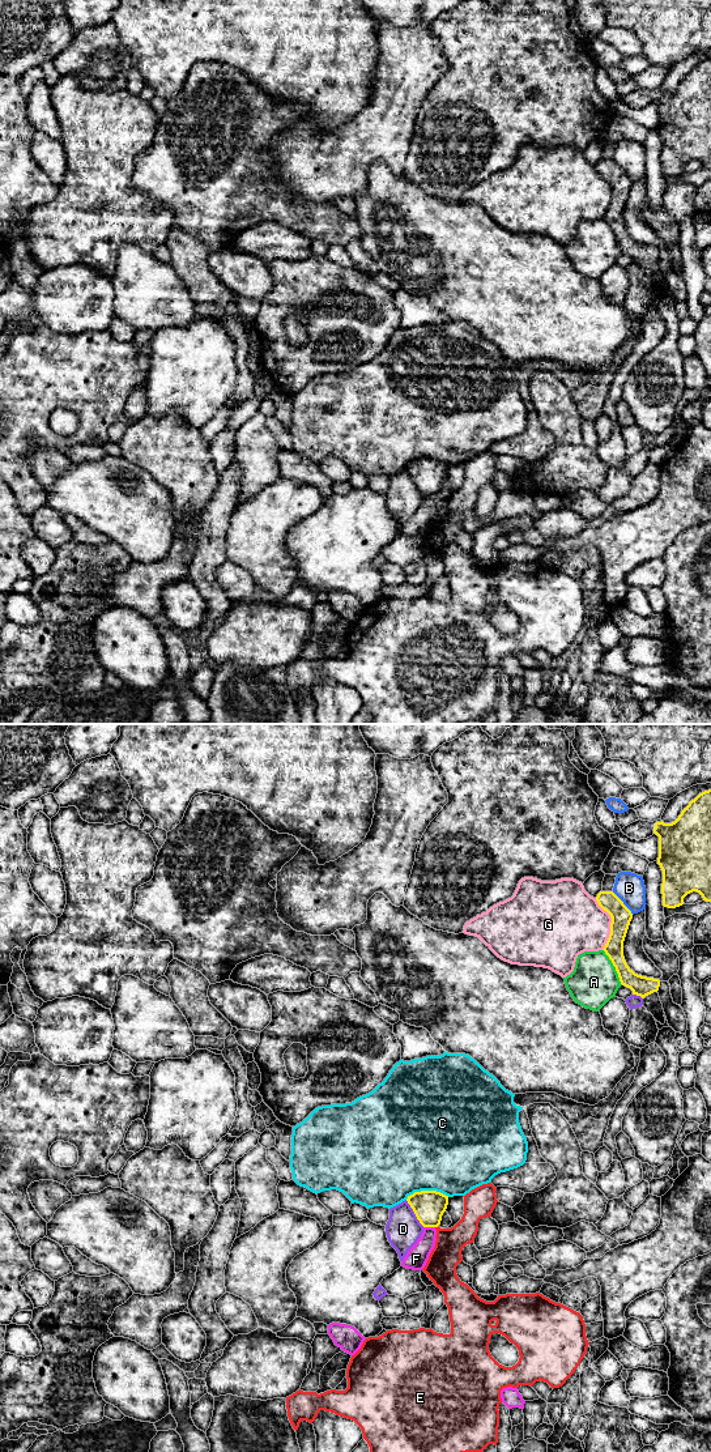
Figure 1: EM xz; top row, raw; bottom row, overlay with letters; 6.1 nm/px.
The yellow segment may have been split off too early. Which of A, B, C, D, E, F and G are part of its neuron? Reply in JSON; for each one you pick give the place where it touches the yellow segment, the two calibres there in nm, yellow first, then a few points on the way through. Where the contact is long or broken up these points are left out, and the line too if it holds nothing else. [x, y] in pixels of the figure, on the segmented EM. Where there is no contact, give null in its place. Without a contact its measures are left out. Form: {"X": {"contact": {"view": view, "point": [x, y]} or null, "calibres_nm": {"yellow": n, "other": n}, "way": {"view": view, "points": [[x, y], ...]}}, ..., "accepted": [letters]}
{"accepted": []}

